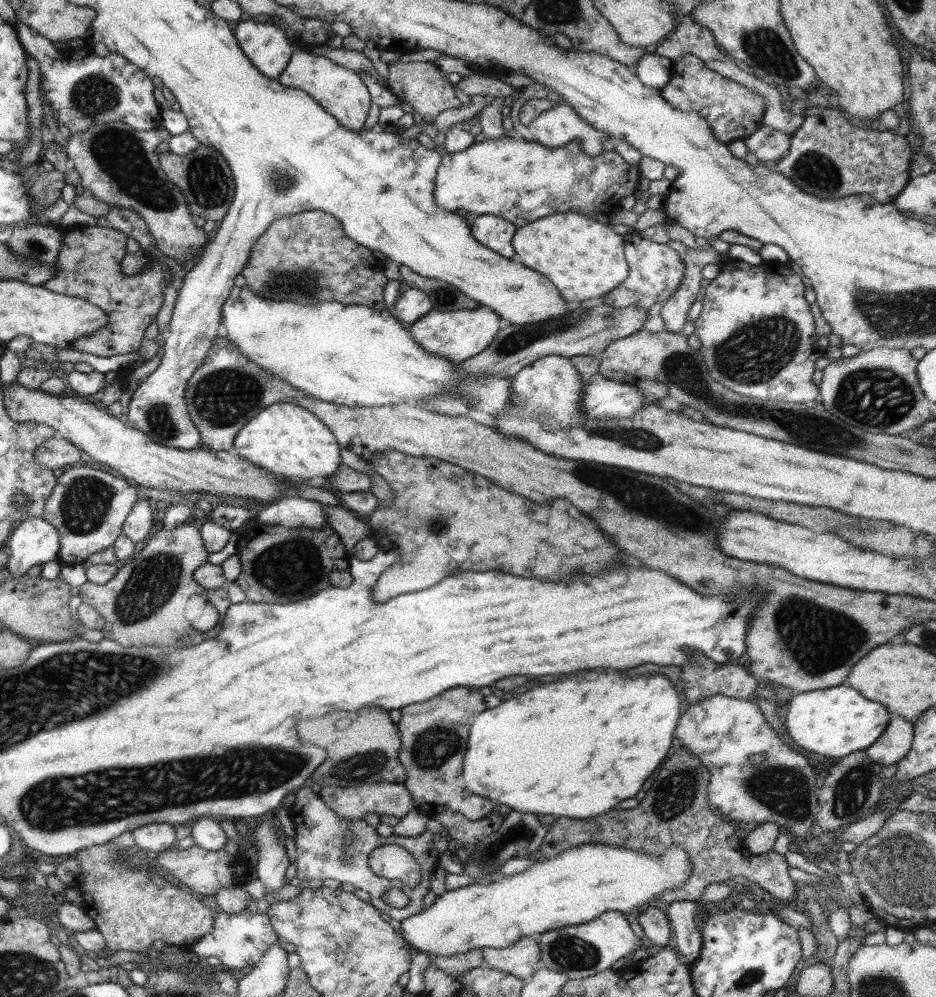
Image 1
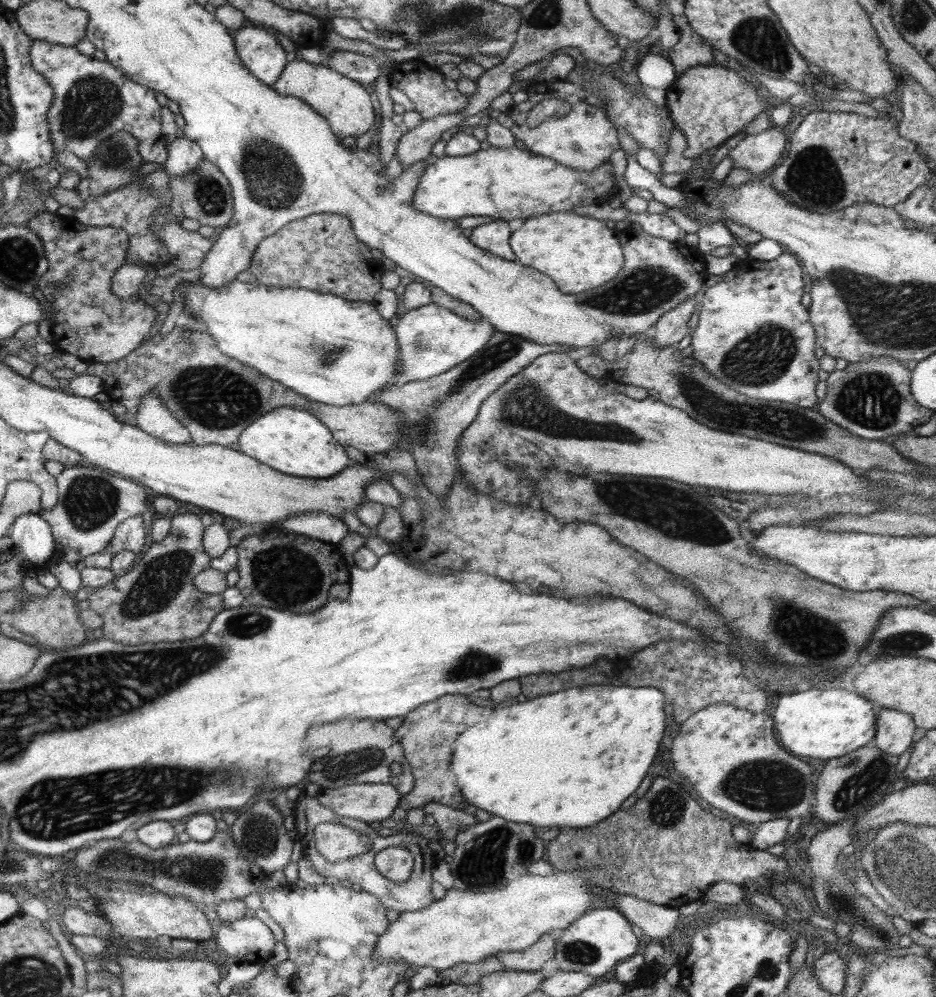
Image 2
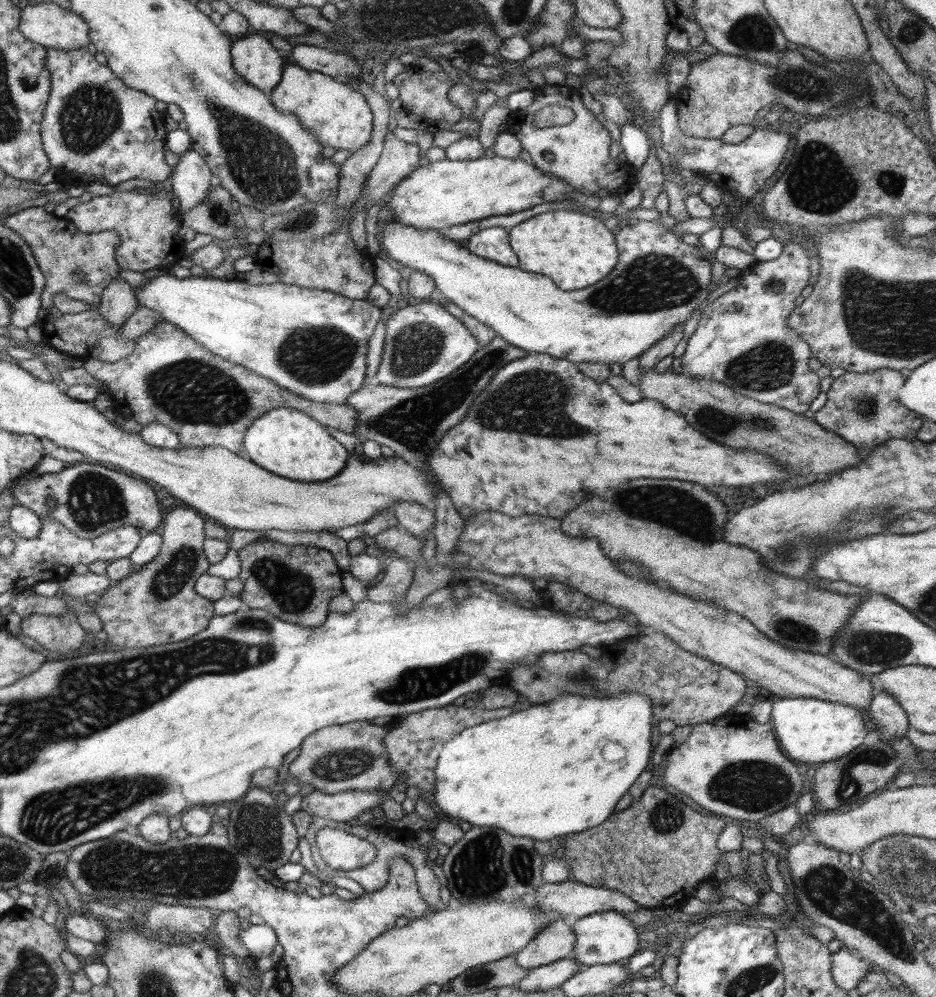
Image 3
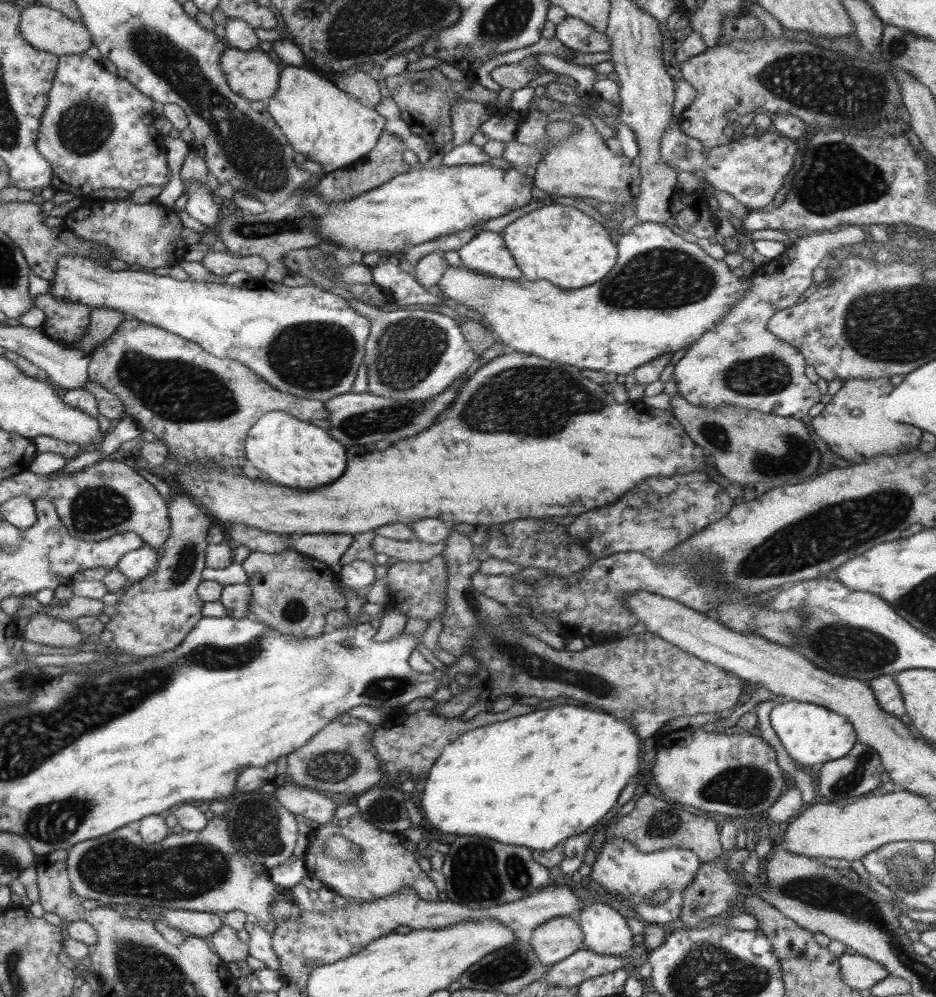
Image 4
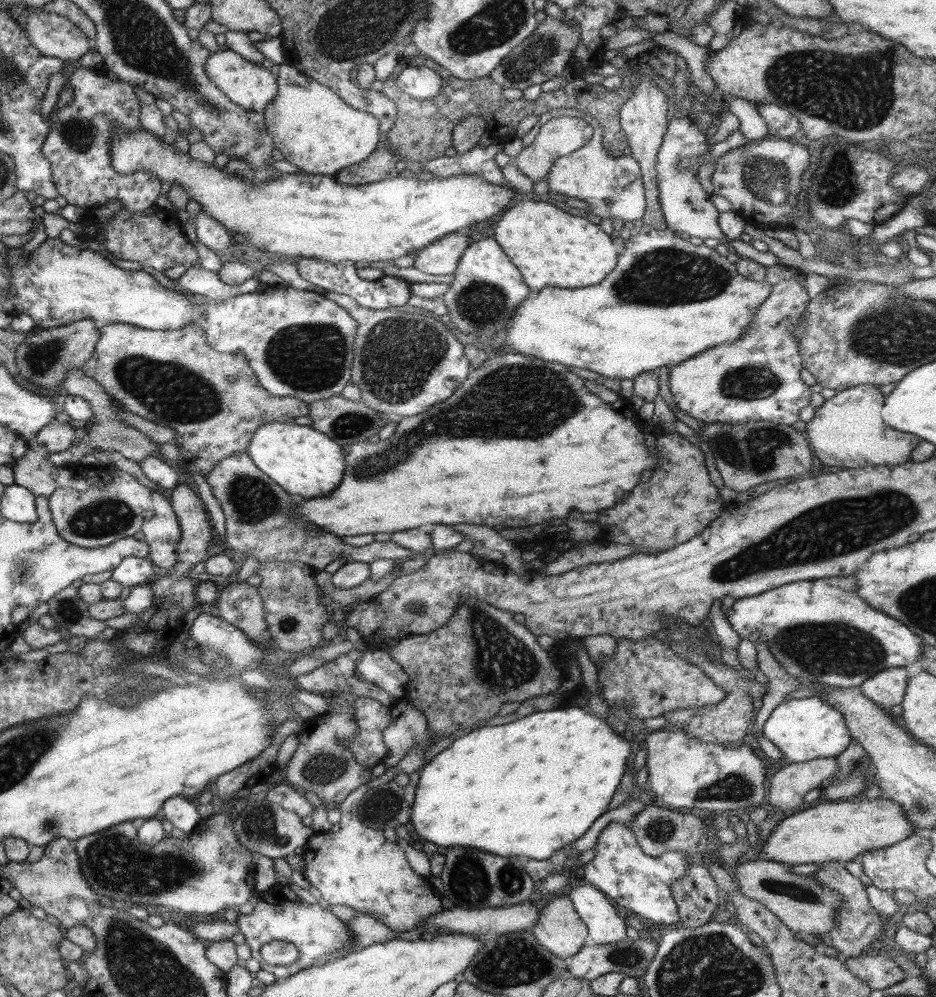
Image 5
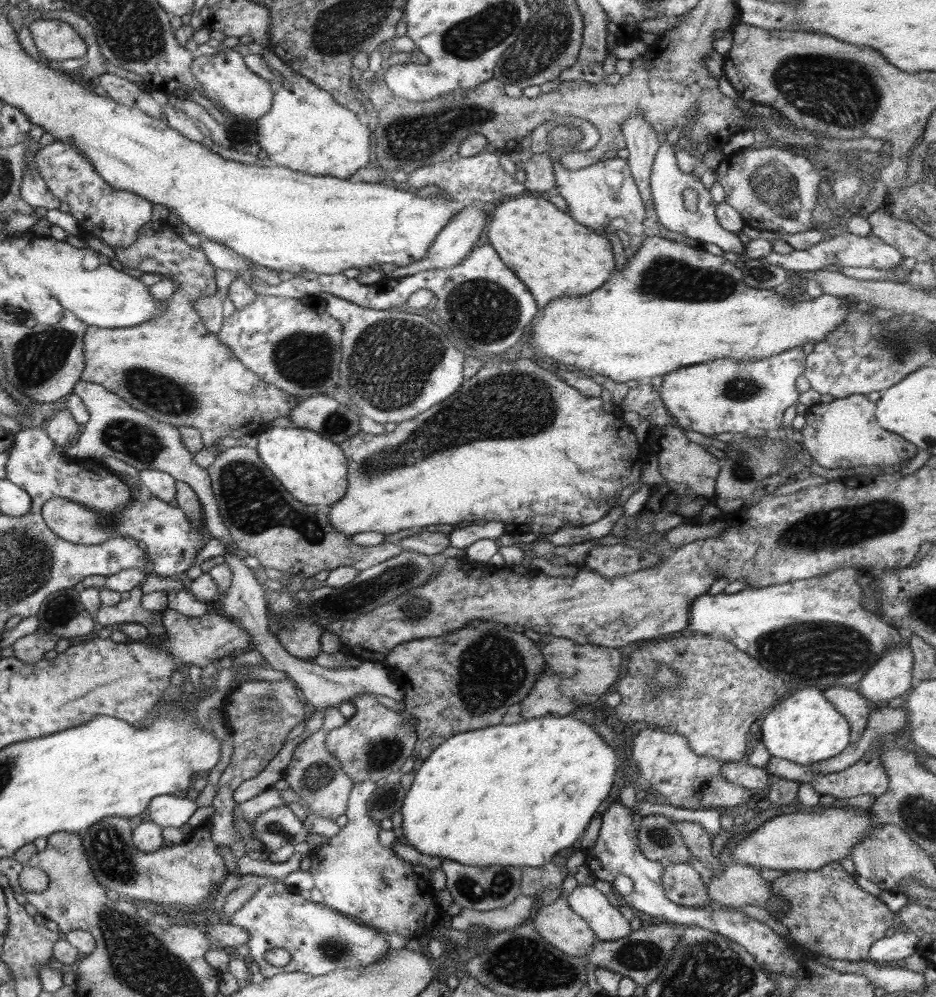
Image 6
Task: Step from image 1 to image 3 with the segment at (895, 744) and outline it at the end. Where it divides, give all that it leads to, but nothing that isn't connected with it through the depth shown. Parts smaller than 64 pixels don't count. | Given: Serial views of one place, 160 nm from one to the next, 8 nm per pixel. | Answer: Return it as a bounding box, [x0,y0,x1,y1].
[869,691,909,744]

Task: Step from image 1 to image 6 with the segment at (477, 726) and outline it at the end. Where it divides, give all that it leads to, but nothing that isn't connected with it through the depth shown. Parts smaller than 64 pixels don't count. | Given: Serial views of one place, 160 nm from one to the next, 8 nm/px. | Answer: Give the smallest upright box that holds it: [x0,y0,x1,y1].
[401,714,618,866]

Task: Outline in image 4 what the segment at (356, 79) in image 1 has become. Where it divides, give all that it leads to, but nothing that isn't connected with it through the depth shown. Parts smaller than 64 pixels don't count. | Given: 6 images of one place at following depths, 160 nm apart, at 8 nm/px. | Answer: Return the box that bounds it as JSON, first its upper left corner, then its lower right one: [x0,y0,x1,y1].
[266,65,386,174]

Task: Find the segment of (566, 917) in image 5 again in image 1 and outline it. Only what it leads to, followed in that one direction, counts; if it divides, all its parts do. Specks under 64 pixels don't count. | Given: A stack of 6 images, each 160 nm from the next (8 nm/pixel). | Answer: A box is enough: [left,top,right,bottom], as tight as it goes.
[480,937,541,981]

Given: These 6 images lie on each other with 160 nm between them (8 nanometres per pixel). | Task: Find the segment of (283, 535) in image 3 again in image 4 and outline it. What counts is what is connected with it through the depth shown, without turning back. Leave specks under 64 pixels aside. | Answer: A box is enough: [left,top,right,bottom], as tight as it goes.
[288,534,355,570]

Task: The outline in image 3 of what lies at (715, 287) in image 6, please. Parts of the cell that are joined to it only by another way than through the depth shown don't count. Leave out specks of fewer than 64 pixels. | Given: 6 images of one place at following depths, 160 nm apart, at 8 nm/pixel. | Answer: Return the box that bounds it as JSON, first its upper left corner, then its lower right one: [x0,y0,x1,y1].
[377,218,712,366]

